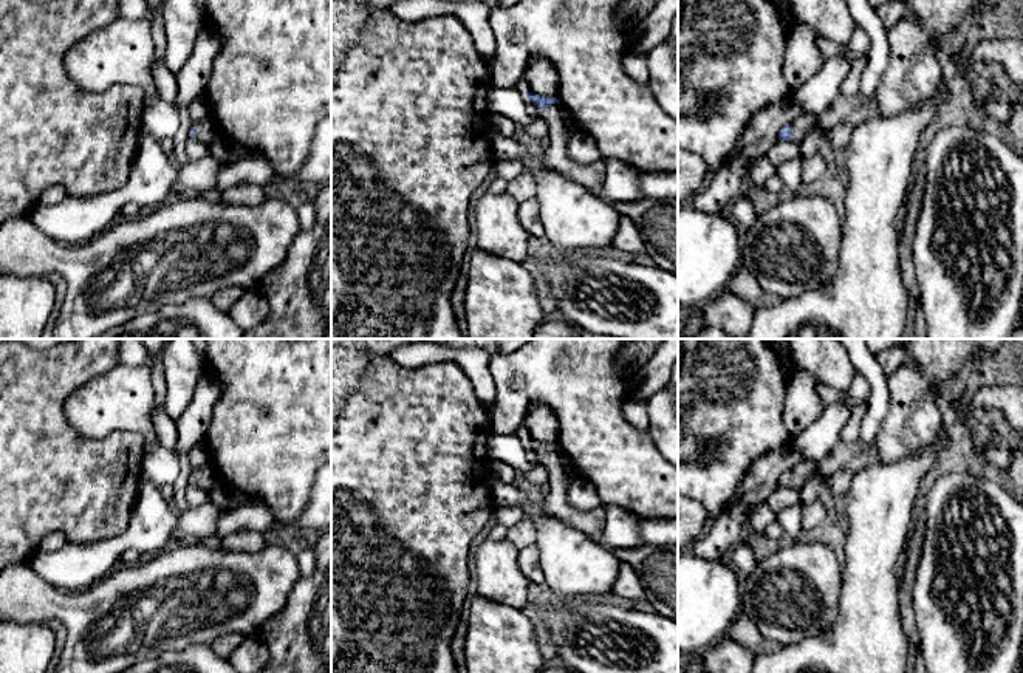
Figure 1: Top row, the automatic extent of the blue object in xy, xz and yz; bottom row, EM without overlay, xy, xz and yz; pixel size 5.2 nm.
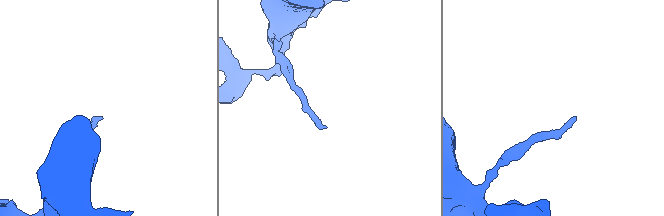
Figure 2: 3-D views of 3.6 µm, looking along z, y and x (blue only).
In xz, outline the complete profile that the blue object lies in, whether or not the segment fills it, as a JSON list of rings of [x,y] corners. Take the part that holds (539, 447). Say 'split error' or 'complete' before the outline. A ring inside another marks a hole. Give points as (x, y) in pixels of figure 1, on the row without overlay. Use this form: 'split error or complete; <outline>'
split error; [[[526,438],[525,441],[539,455],[539,464],[548,472],[549,492],[539,497],[545,514],[562,520],[602,545],[607,518],[604,506],[585,512],[571,507],[566,494],[574,475],[557,444],[545,444]]]

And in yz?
split error; [[[802,458],[791,472],[785,472],[778,478],[778,486],[802,489],[808,480],[817,478],[822,487],[828,489],[834,497],[845,497],[850,490],[853,475],[853,472],[842,466],[834,473],[825,477],[819,470],[817,461]]]

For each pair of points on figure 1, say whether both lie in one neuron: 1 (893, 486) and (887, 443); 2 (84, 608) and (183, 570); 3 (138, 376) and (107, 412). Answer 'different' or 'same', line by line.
1: different
2: same
3: same

